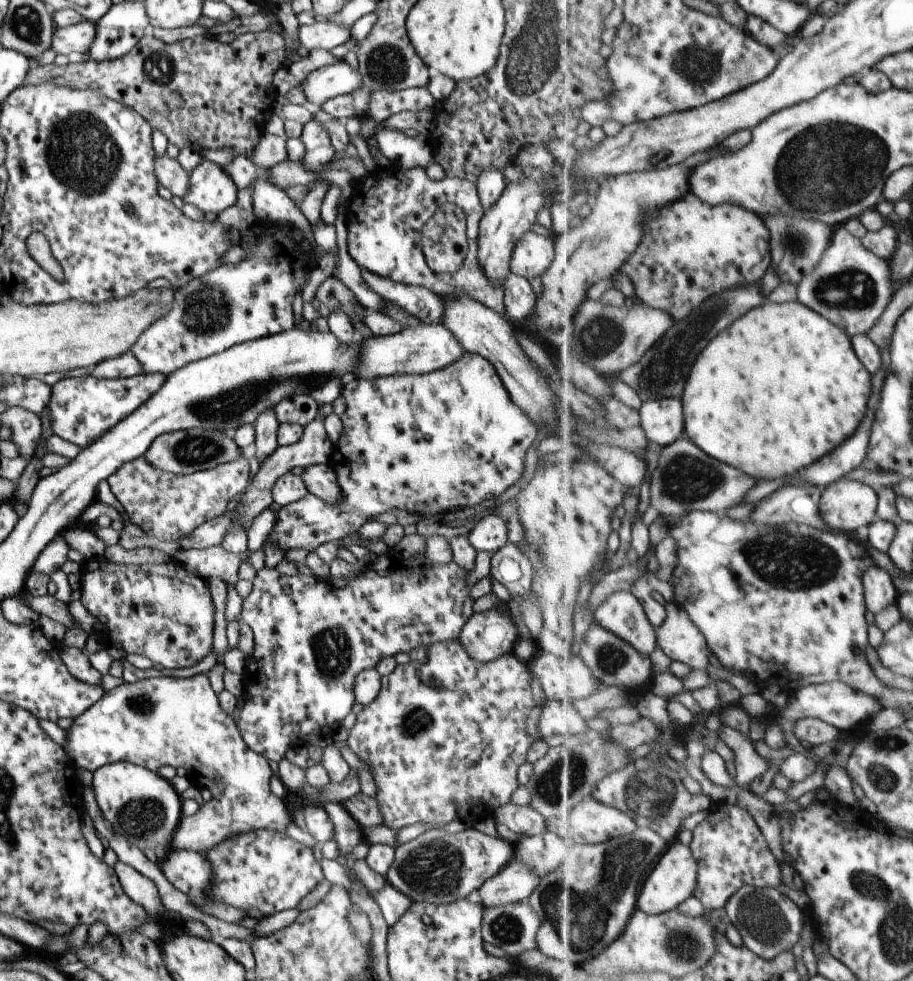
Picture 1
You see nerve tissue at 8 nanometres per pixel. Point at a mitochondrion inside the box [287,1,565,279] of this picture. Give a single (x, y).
(531, 69)

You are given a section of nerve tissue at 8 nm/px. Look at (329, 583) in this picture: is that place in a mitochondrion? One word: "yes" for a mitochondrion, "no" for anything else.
no

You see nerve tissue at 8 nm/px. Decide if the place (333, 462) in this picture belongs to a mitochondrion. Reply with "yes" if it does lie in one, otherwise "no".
no

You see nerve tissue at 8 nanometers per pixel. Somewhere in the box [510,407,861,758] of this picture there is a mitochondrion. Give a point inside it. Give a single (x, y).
(779, 558)

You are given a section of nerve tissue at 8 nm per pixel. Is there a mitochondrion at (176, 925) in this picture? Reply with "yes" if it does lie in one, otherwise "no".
no

